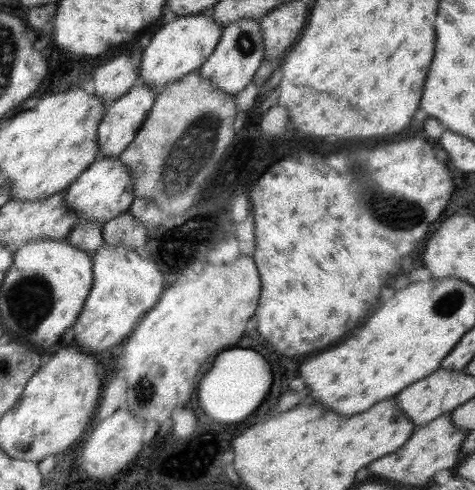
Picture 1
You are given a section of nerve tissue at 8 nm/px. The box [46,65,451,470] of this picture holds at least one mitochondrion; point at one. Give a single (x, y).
(185, 164)

